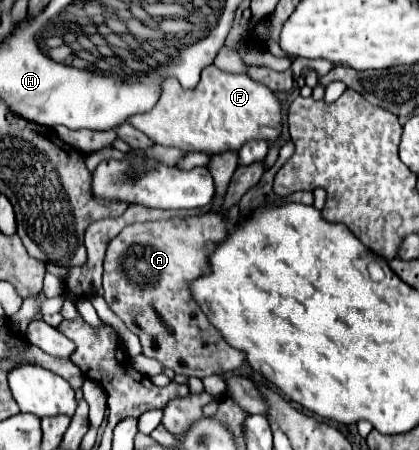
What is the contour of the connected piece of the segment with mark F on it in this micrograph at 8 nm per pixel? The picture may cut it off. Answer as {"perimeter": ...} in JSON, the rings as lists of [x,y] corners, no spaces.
{"perimeter":[[[215,65],[201,71],[201,81],[191,91],[185,91],[177,79],[163,81],[163,93],[157,105],[147,113],[131,117],[129,123],[159,145],[207,155],[239,151],[253,139],[275,143],[283,129],[281,103],[269,87],[253,81],[245,73],[225,73]]]}

